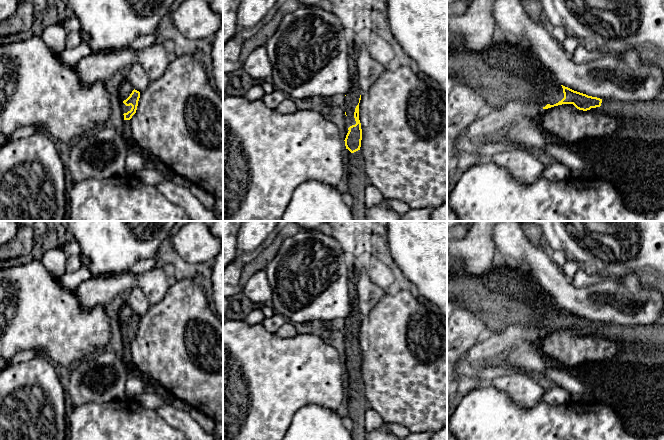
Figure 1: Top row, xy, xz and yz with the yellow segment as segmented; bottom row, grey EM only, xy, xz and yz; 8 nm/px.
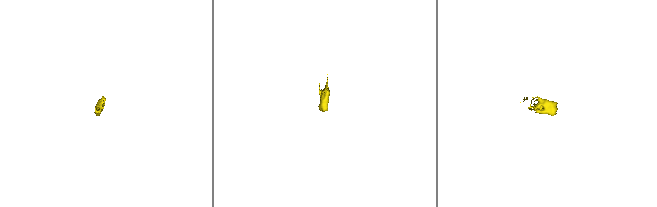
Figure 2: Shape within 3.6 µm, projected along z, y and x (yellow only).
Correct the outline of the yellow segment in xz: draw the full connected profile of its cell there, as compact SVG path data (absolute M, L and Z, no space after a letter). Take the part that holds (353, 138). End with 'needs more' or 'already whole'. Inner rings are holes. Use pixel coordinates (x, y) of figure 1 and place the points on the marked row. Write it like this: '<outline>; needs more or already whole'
M353 70L350 90L345 94L346 99L343 109L349 130L344 140L345 146L352 153L348 158L346 168L348 172L348 193L354 199L354 204L351 208L354 221L366 221L364 190L369 183L364 172L364 162L360 151L362 129L359 120L359 103L361 93L357 81L357 73Z; needs more

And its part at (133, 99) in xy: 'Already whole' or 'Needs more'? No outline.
Needs more

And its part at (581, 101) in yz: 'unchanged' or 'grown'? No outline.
grown

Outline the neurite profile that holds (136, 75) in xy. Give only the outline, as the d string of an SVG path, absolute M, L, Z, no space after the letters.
M135 63L127 69L126 81L128 81L135 90L142 93L151 82L144 68Z

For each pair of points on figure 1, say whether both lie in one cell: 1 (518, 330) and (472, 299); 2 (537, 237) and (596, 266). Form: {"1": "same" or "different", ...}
{"1": "different", "2": "different"}

